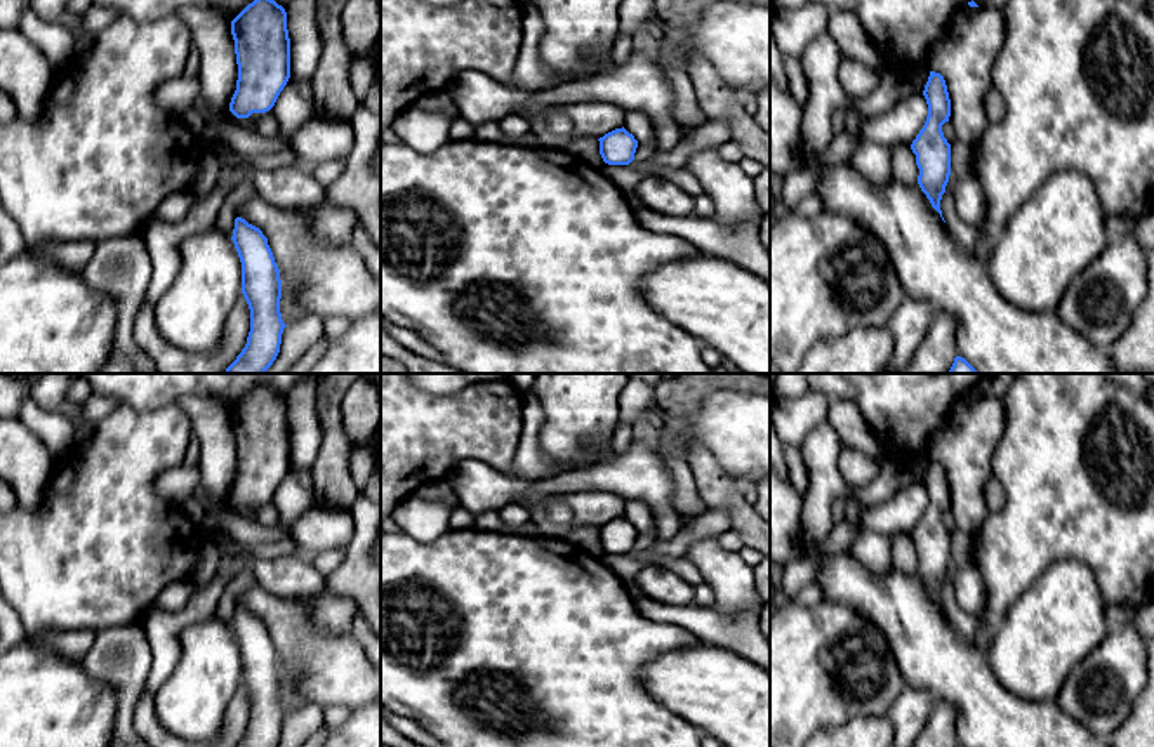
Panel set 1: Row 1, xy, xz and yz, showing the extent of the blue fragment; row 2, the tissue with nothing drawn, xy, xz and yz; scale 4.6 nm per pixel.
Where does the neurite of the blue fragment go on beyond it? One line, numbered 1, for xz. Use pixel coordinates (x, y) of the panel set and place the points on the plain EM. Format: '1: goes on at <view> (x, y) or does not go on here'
1: does not go on here

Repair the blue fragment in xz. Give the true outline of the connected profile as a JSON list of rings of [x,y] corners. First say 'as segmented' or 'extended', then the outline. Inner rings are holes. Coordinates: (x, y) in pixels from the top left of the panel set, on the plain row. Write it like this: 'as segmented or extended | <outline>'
as segmented | [[[624,516],[615,518],[600,530],[600,544],[608,554],[629,554],[634,549],[638,530]]]

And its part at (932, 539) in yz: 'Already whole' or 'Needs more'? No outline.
Already whole

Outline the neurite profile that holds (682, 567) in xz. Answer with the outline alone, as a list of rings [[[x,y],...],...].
[[[652,547],[645,551],[633,549],[629,554],[640,559],[650,559],[653,565],[664,566],[666,570],[673,572],[674,575],[678,575],[681,580],[688,582],[693,587],[704,582],[699,568],[685,556],[683,558],[659,558],[652,551]]]

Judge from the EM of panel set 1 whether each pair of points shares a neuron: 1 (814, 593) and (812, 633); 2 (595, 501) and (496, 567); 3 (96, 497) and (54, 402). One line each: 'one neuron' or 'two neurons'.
1: two neurons
2: two neurons
3: two neurons

